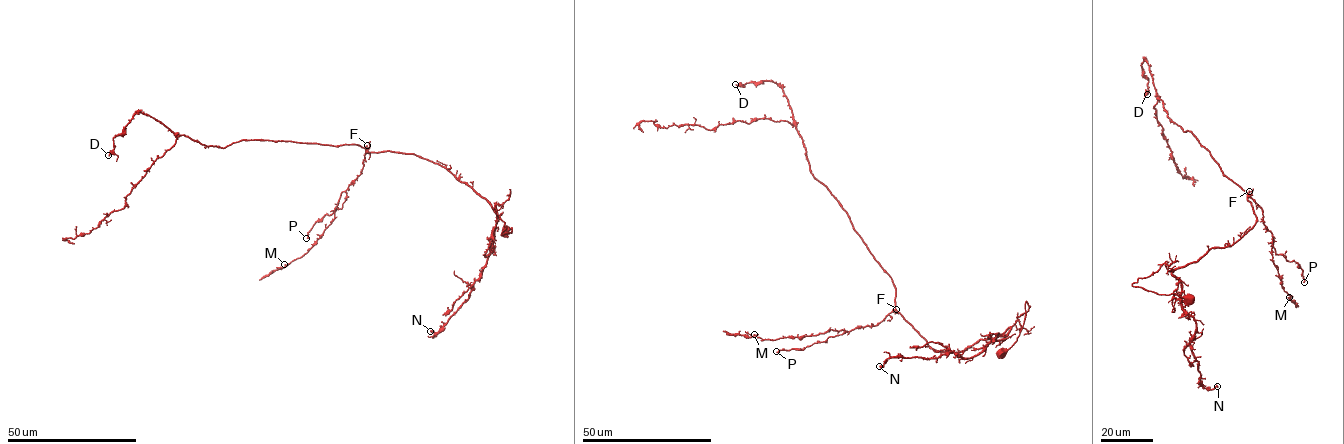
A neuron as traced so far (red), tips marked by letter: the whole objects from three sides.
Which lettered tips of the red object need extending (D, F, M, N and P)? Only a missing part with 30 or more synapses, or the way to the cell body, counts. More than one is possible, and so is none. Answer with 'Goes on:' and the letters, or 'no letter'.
Goes on: D, P

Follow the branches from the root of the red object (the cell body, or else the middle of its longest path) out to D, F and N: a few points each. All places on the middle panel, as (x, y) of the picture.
D: (1000, 353), (1026, 301), (996, 337), (930, 348), (812, 173), (781, 87), (735, 84)
F: (1000, 353), (1016, 340), (1026, 301), (1029, 309), (1002, 333), (952, 353), (930, 348), (896, 309)
N: (1000, 353), (1016, 340), (1026, 301), (1029, 309), (1008, 334), (973, 357), (952, 351), (889, 358), (879, 366)

